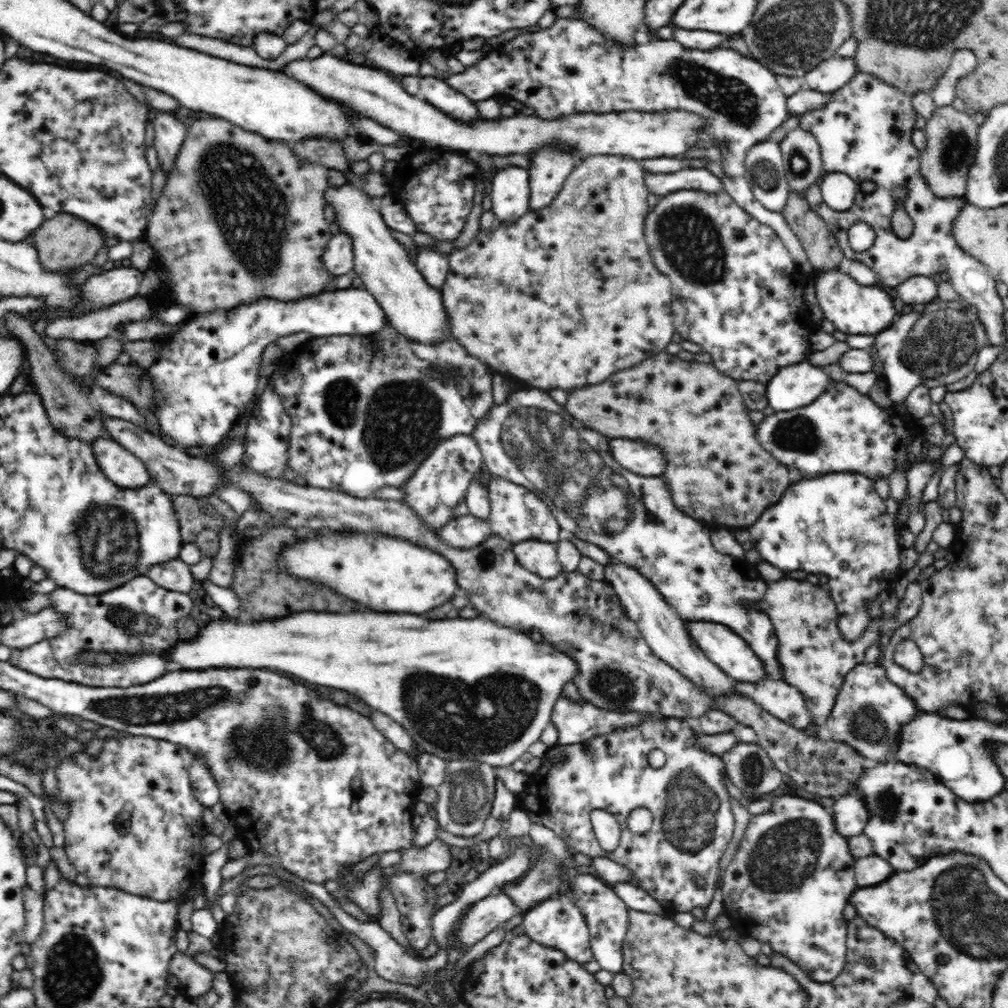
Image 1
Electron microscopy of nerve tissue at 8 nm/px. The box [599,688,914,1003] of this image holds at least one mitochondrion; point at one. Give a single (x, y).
(786, 856)

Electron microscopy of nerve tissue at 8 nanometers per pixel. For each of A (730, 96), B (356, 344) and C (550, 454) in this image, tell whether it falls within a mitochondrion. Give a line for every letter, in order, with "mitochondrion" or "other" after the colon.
A: mitochondrion
B: other
C: mitochondrion

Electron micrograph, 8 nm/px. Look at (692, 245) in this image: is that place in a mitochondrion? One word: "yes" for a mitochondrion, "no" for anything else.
yes

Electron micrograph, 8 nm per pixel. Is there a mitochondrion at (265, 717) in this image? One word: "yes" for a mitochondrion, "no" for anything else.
yes

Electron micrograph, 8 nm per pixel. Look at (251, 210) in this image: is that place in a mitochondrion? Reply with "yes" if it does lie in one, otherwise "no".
yes

